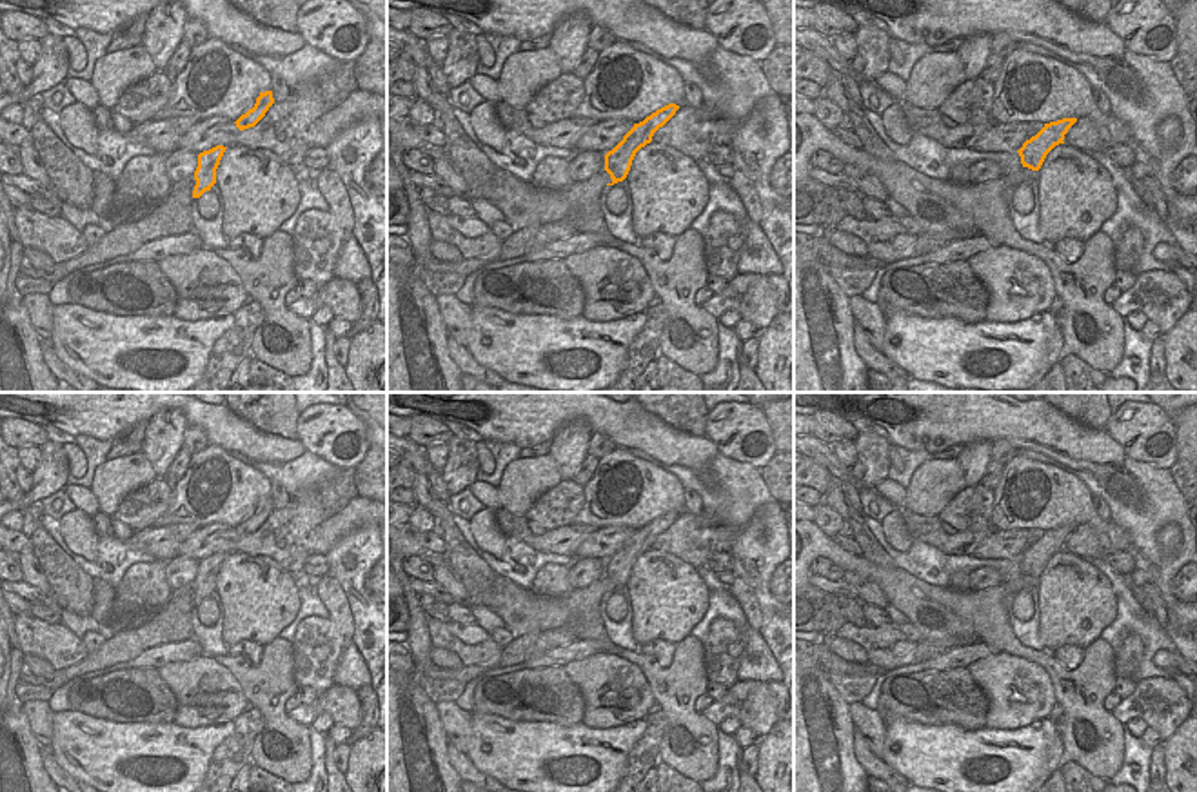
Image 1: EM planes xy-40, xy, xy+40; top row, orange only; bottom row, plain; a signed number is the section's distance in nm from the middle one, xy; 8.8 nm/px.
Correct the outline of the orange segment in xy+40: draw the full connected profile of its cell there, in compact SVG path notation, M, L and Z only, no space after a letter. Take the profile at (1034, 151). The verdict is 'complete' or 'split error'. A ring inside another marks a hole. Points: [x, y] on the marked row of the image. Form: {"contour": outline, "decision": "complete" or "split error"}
{"contour": "M1063 118L1057 122L1044 124L1044 127L1026 140L1017 151L1021 156L1023 167L1039 171L1046 154L1059 144L1064 144L1064 134L1077 122L1077 118Z", "decision": "complete"}

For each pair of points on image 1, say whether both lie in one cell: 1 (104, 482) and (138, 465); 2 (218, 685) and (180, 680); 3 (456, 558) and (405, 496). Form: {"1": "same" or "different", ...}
{"1": "same", "2": "same", "3": "different"}

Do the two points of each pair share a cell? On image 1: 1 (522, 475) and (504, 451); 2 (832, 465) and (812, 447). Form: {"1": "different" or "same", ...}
{"1": "different", "2": "same"}

